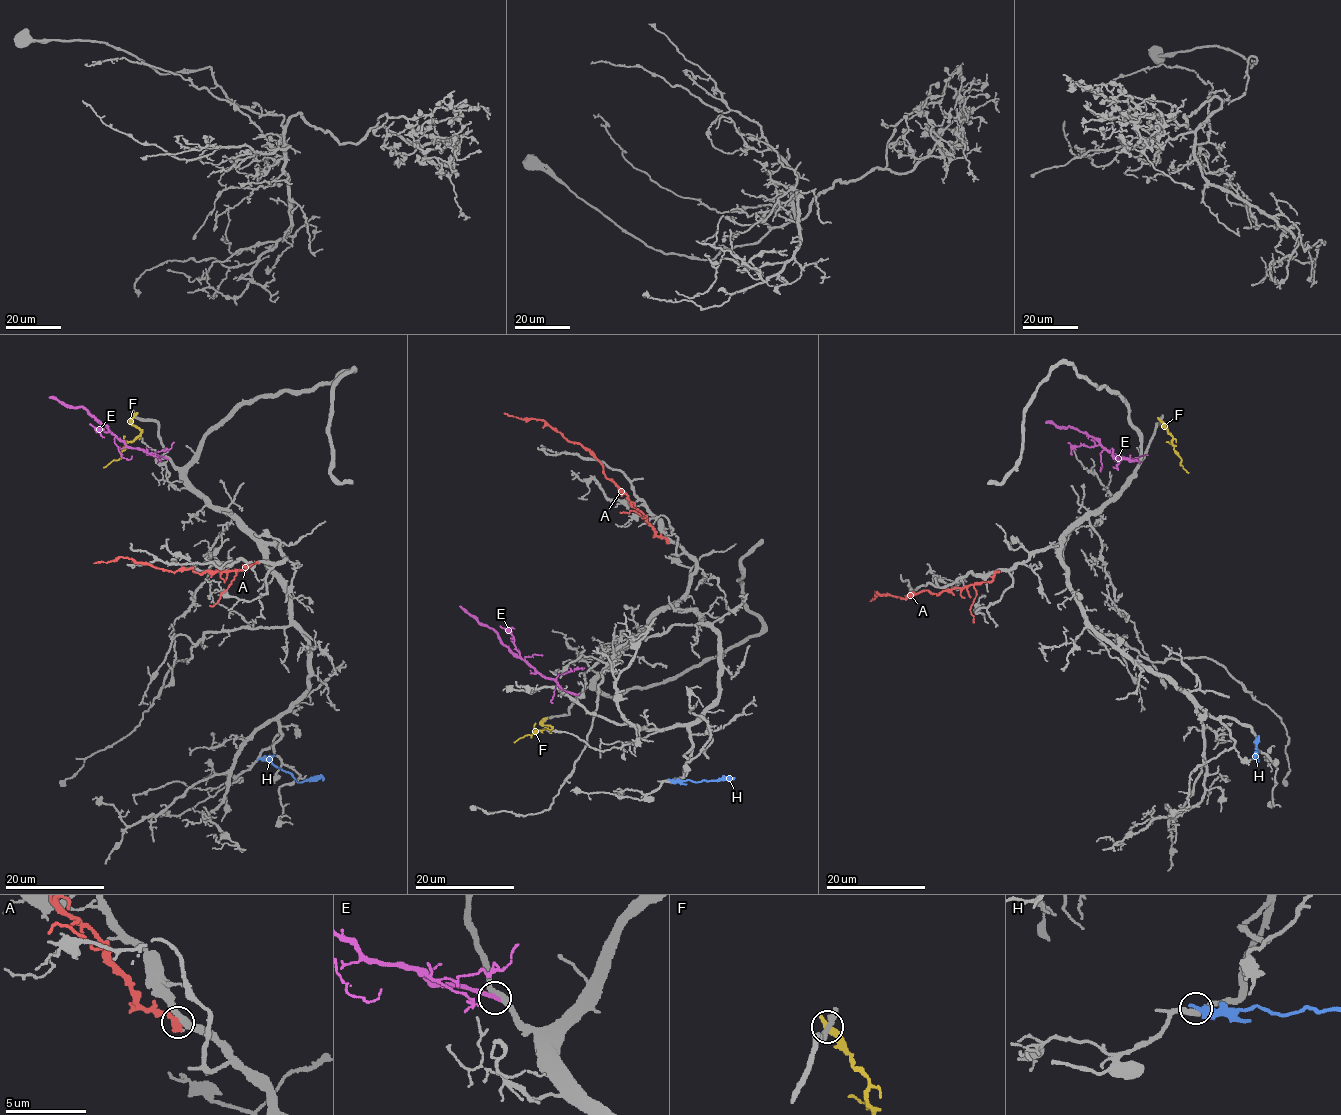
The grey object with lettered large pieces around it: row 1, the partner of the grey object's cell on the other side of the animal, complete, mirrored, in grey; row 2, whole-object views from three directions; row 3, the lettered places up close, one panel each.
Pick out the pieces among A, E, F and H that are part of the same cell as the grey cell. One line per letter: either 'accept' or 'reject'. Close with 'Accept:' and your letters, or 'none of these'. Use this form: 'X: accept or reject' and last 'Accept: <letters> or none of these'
A: reject
E: accept
F: reject
H: reject
Accept: E

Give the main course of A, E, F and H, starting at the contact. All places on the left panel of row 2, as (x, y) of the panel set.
A: (257, 562), (245, 571), (198, 573), (189, 568), (172, 572), (136, 562), (128, 557), (94, 563)
E: (167, 458), (131, 449), (81, 407), (65, 406), (49, 397)
F: (133, 416), (132, 424), (141, 433), (125, 444), (117, 459), (104, 468)
H: (259, 759), (268, 759), (288, 771), (298, 782), (321, 777), (322, 781)

